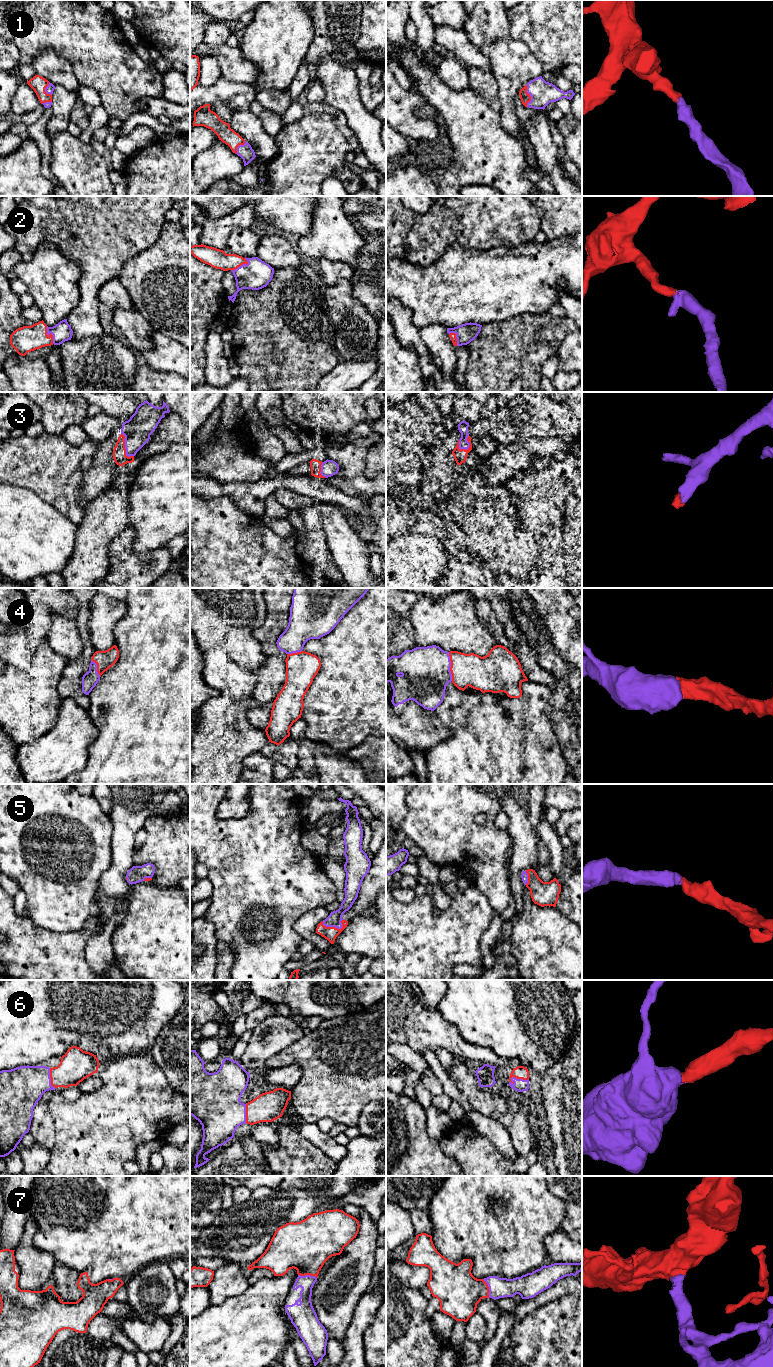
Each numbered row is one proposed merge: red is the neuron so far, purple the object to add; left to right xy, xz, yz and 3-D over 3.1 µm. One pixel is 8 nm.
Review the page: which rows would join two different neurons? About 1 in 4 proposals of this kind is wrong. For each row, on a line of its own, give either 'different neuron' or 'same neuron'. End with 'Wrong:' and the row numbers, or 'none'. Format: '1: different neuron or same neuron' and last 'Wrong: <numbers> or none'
1: same neuron
2: same neuron
3: same neuron
4: same neuron
5: same neuron
6: same neuron
7: same neuron
Wrong: none

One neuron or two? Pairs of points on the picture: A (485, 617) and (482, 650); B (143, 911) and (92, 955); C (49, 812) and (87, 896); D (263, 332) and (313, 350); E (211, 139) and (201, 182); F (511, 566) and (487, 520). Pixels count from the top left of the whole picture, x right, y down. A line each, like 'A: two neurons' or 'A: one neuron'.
A: two neurons
B: two neurons
C: one neuron
D: one neuron
E: two neurons
F: one neuron

